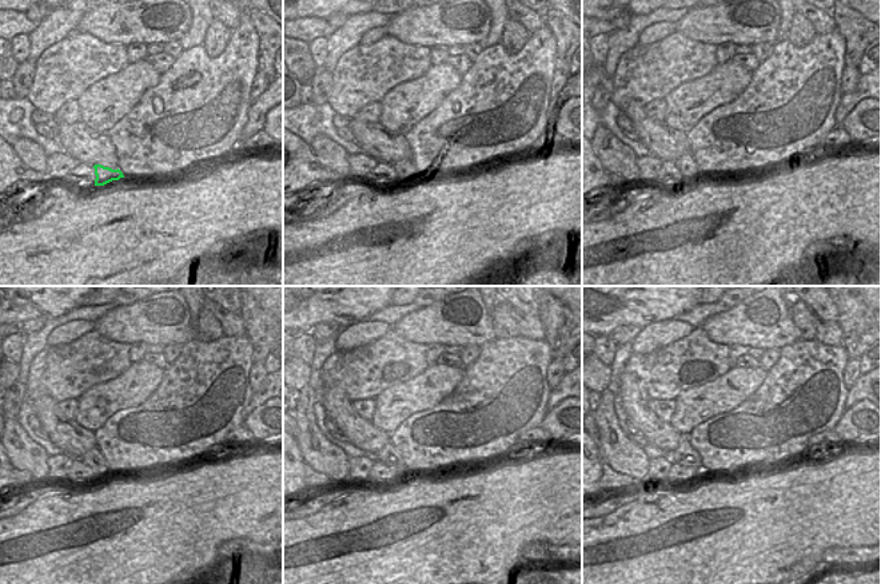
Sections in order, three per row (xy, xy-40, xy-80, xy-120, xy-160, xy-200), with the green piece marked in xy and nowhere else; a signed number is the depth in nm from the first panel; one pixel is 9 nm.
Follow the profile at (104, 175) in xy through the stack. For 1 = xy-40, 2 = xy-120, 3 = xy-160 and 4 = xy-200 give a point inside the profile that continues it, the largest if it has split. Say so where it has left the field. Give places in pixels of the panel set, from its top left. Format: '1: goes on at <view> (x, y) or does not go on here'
1: goes on at xy-40 (405, 171)
2: goes on at xy-120 (94, 459)
3: goes on at xy-160 (389, 455)
4: goes on at xy-200 (685, 455)

